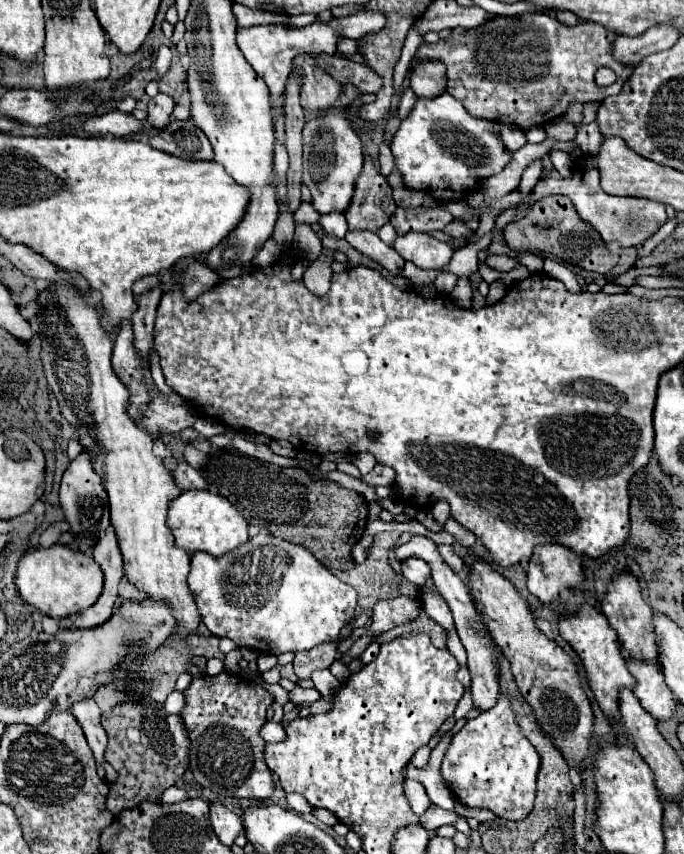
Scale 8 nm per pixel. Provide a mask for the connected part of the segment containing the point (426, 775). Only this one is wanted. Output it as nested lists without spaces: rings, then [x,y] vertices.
[[[451,731],[441,737],[441,741],[437,743],[437,747],[431,751],[429,765],[427,765],[423,771],[417,771],[413,765],[407,765],[405,771],[403,771],[407,779],[417,779],[417,781],[421,781],[421,783],[425,785],[425,789],[427,789],[429,799],[431,799],[435,805],[443,807],[443,809],[453,809],[453,807],[455,807],[455,799],[453,799],[451,791],[445,787],[445,783],[443,783],[443,779],[441,779],[441,773],[439,773],[441,759],[443,759],[443,755],[445,755],[451,739],[453,739]]]

